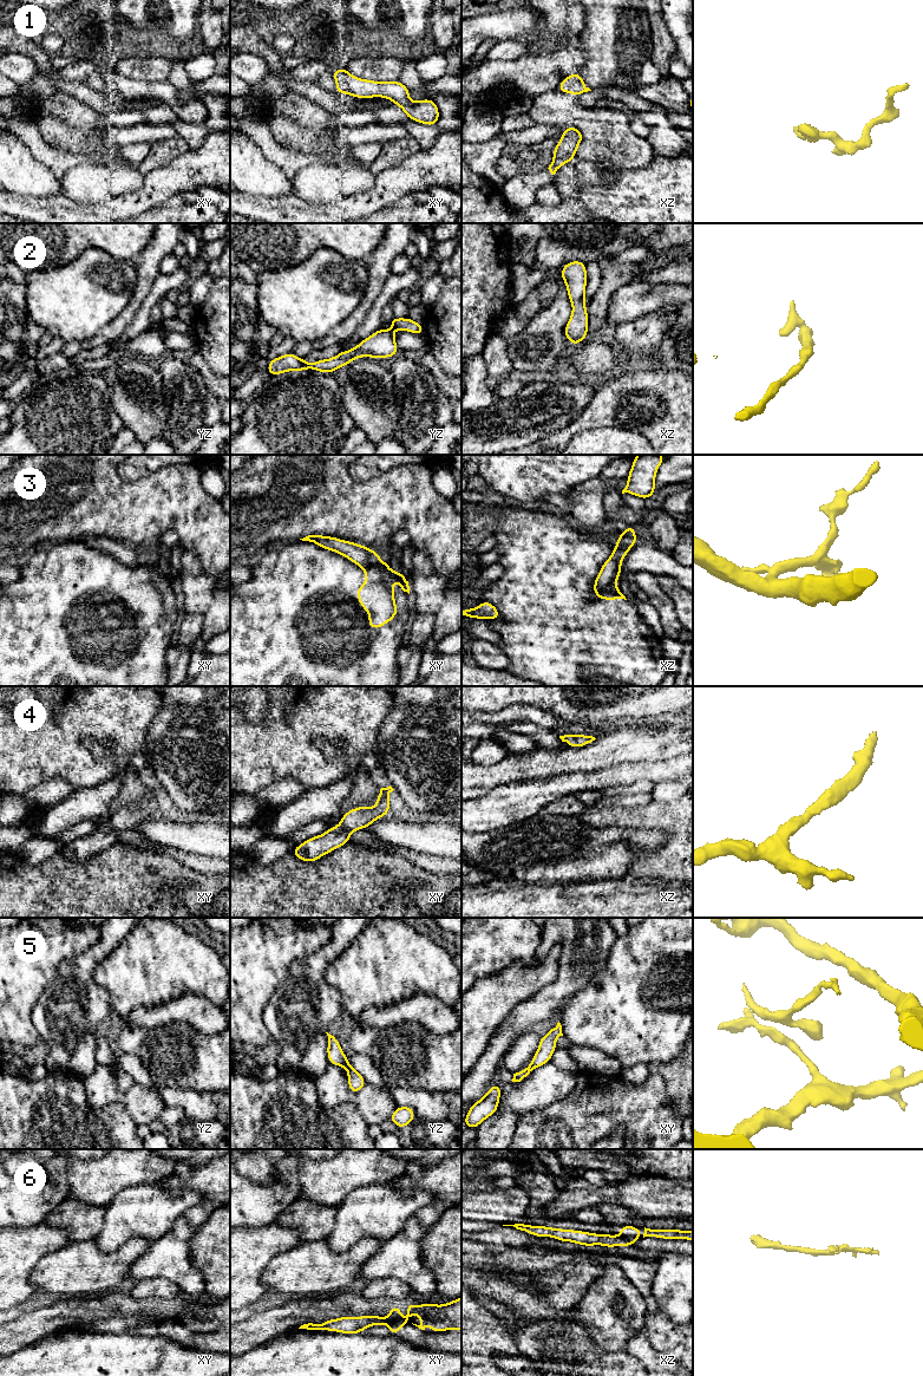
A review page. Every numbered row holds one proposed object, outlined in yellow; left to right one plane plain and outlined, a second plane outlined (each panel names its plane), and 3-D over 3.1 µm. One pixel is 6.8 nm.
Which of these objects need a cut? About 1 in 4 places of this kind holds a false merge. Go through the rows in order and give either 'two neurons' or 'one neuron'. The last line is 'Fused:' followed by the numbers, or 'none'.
1: one neuron
2: one neuron
3: two neurons
4: one neuron
5: one neuron
6: two neurons
Fused: 3, 6

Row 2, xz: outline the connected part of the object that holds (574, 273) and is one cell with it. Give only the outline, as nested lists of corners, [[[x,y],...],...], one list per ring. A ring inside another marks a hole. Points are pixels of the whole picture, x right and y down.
[[[569,261],[561,269],[561,278],[568,289],[568,296],[574,307],[571,317],[564,328],[564,335],[571,341],[571,347],[583,341],[588,333],[588,312],[584,305],[584,291],[587,288],[585,262]]]

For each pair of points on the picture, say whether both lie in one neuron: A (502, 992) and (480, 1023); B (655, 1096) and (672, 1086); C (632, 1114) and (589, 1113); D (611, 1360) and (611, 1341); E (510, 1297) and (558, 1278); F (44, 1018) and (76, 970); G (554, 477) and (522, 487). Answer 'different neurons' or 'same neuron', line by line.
A: same neuron
B: different neurons
C: same neuron
D: different neurons
E: same neuron
F: same neuron
G: same neuron

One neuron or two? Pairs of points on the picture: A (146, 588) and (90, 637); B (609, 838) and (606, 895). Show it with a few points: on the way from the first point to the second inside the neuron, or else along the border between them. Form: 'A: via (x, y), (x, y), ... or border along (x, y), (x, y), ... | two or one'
A: via (131, 604), (125, 614), (117, 614), (105, 623) | one
B: border along (622, 878), (580, 882) | two

